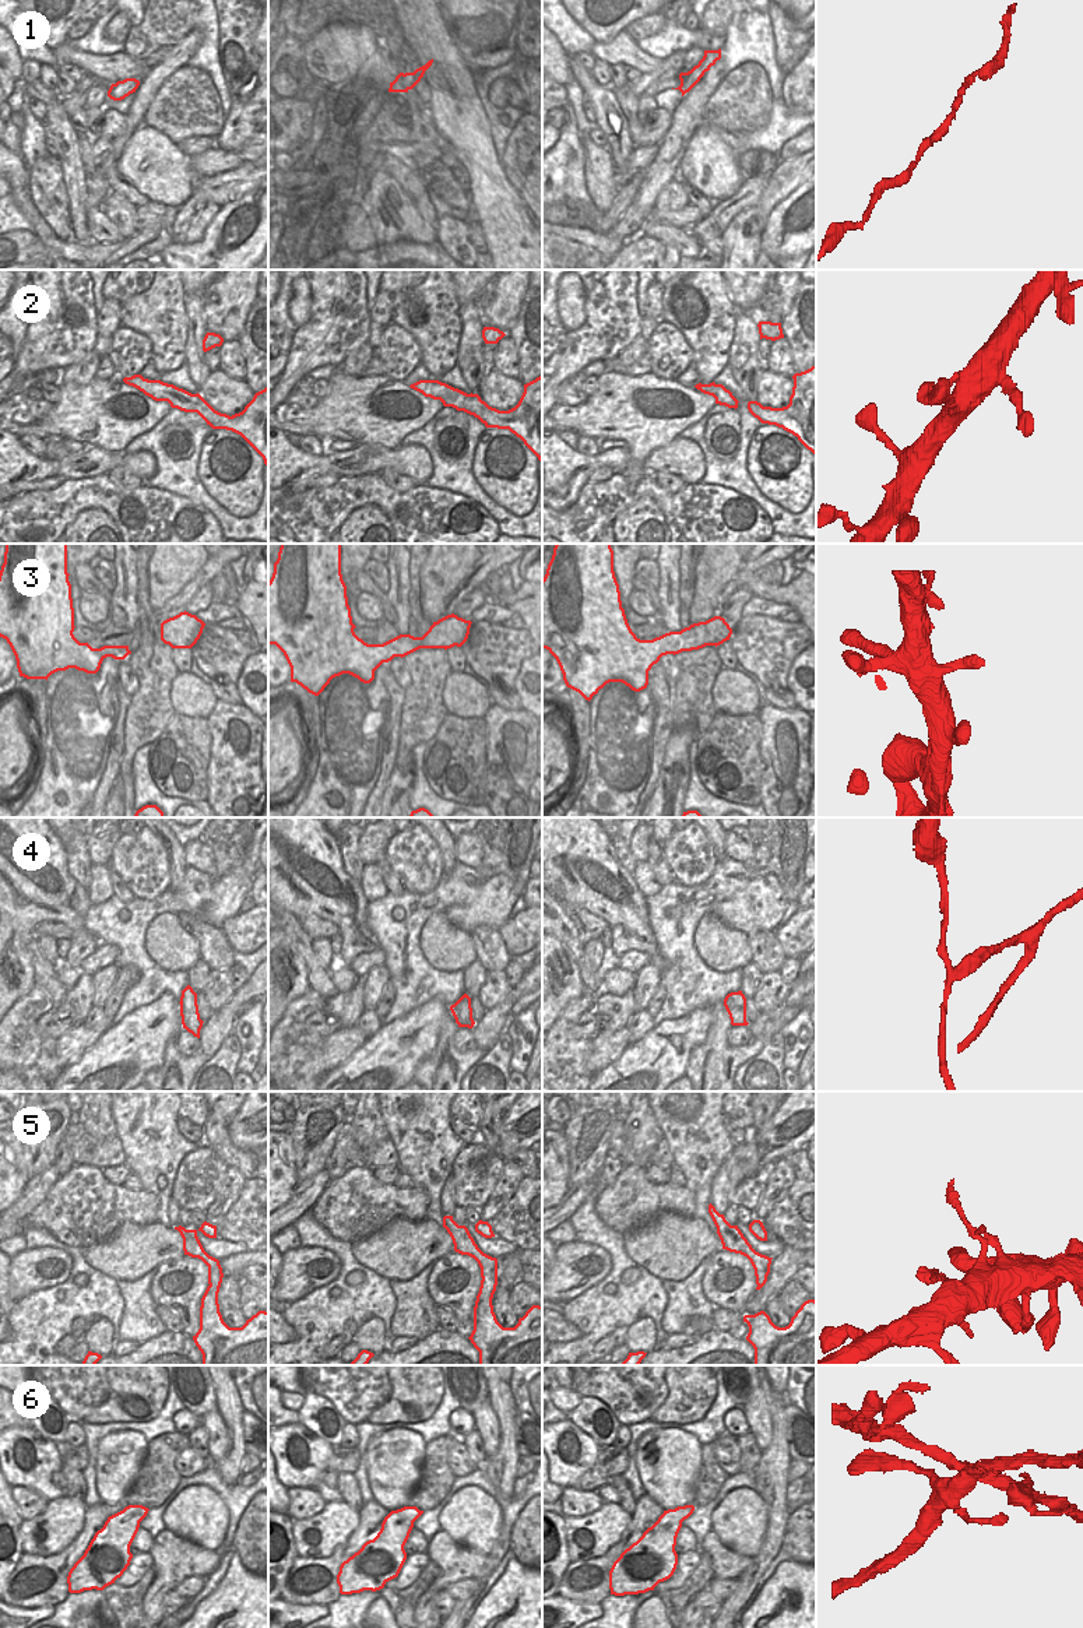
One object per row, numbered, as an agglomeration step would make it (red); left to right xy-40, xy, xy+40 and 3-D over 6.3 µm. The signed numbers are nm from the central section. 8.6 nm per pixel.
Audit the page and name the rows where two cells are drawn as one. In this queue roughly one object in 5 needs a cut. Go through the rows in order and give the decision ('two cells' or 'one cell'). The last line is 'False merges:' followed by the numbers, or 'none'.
1: one cell
2: one cell
3: one cell
4: two cells
5: two cells
6: one cell
False merges: 4, 5

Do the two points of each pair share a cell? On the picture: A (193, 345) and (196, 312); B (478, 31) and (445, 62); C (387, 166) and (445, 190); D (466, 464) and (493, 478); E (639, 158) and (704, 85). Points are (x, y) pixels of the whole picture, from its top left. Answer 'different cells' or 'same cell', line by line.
A: same cell
B: different cells
C: different cells
D: different cells
E: different cells

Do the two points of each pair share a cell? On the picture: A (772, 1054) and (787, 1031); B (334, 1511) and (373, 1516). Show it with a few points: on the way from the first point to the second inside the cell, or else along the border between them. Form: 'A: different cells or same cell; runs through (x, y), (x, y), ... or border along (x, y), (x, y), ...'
A: different cells; border along (780, 1031), (786, 1069)
B: different cells; border along (359, 1514), (357, 1528), (341, 1543)

